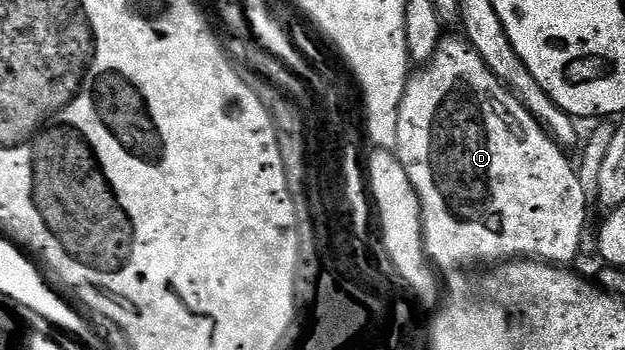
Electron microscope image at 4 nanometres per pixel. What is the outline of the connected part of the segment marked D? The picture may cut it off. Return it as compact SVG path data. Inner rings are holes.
M443 36L439 46L433 52L432 58L420 65L407 79L407 87L399 105L399 119L397 120L397 140L394 149L397 151L399 163L405 168L409 180L419 197L421 212L423 213L423 250L426 252L430 265L440 271L455 272L460 268L467 268L470 262L491 262L502 264L508 260L538 260L548 264L571 264L578 254L585 237L583 229L587 226L587 205L589 199L585 188L581 188L579 172L574 161L567 159L568 151L560 146L547 129L535 119L525 108L525 104L517 95L503 85L503 81L481 60L481 56L466 37L449 38Z

